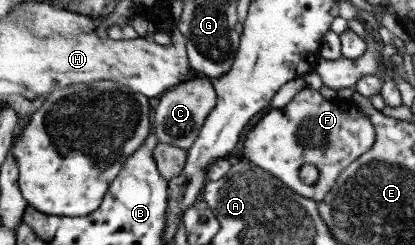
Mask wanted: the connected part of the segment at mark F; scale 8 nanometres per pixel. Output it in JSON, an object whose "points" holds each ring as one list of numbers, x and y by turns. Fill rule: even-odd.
{"points":[[305,87,292,98,288,105,281,109,272,108,258,121,244,139,244,155,254,166,260,167,274,177,278,177,280,181,284,181,288,188,298,195,320,202,328,195,328,191,332,190,344,169,347,169,353,163,352,161,356,161,358,157,369,151,374,146,375,140,374,124,364,113,361,113,352,100,344,100,339,97,326,100,320,92],[304,164,317,166,320,177,316,184,308,186,301,183,298,173]]}

